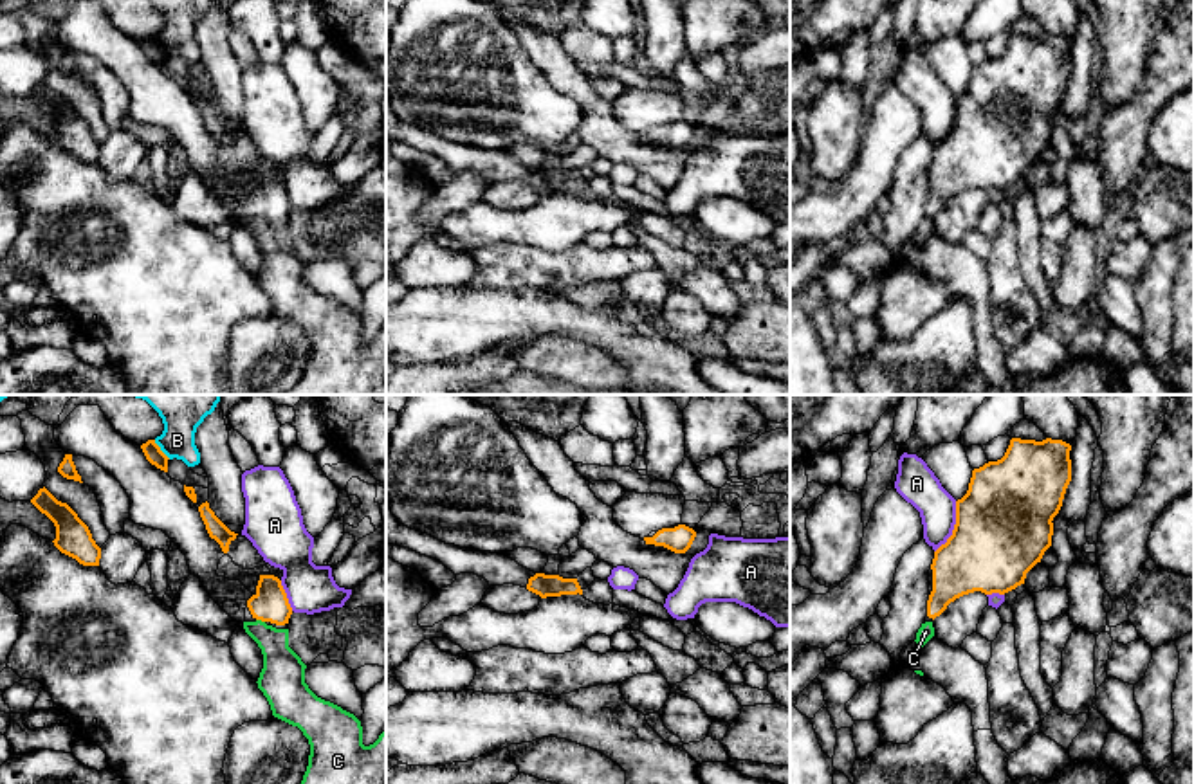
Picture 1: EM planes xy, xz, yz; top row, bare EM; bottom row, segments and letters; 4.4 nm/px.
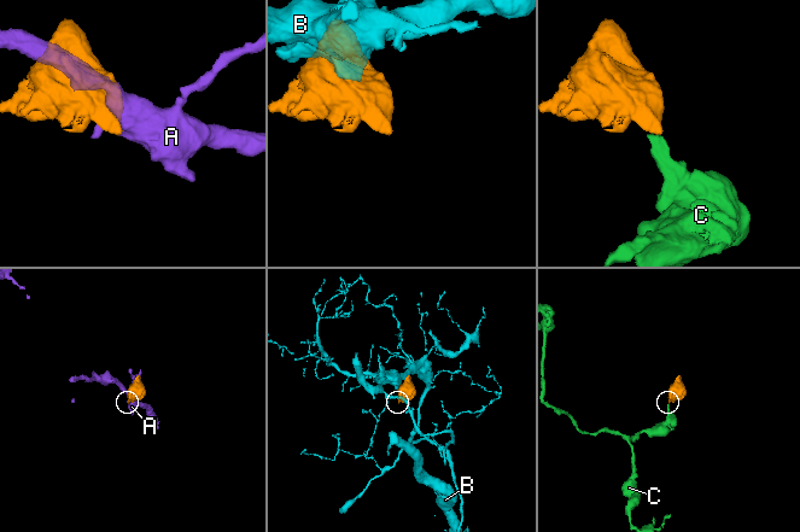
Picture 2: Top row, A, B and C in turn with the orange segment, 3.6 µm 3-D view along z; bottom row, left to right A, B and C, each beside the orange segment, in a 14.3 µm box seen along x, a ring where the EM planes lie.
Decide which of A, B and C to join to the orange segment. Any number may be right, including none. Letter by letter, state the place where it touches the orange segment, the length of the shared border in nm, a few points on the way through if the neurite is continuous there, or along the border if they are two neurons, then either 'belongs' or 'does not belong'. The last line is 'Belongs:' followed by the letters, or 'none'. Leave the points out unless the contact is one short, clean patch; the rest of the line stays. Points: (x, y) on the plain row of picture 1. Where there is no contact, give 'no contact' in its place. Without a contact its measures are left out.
A: meets orange in yz at (955, 123); contact 260 nm long; does not belong
B: meets orange in xy at (159, 45); contact 120 nm long; border along xy (154, 36), (170, 54); does not belong
C: meets orange in xy at (260, 215); contact 40 nm long; runs through xy (269, 200), (260, 215), (284, 265); belongs
Belongs: C

